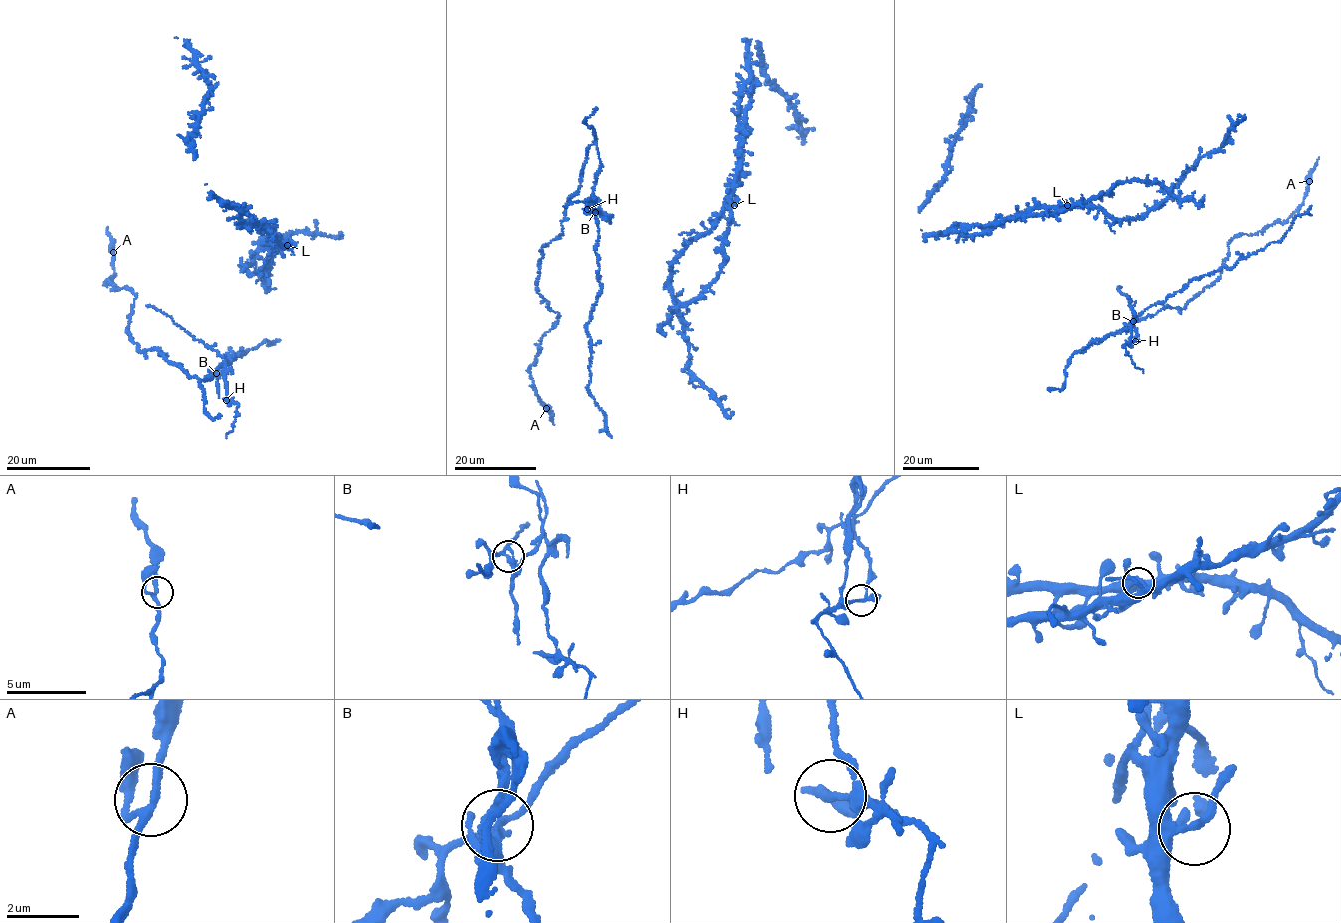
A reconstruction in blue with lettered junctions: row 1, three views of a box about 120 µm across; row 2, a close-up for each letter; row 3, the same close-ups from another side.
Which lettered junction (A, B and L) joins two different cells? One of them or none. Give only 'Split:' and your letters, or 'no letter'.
Split: B

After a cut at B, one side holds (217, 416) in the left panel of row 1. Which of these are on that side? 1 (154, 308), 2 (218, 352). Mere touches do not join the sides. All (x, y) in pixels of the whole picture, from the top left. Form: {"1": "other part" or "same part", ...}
{"1": "other part", "2": "other part"}

